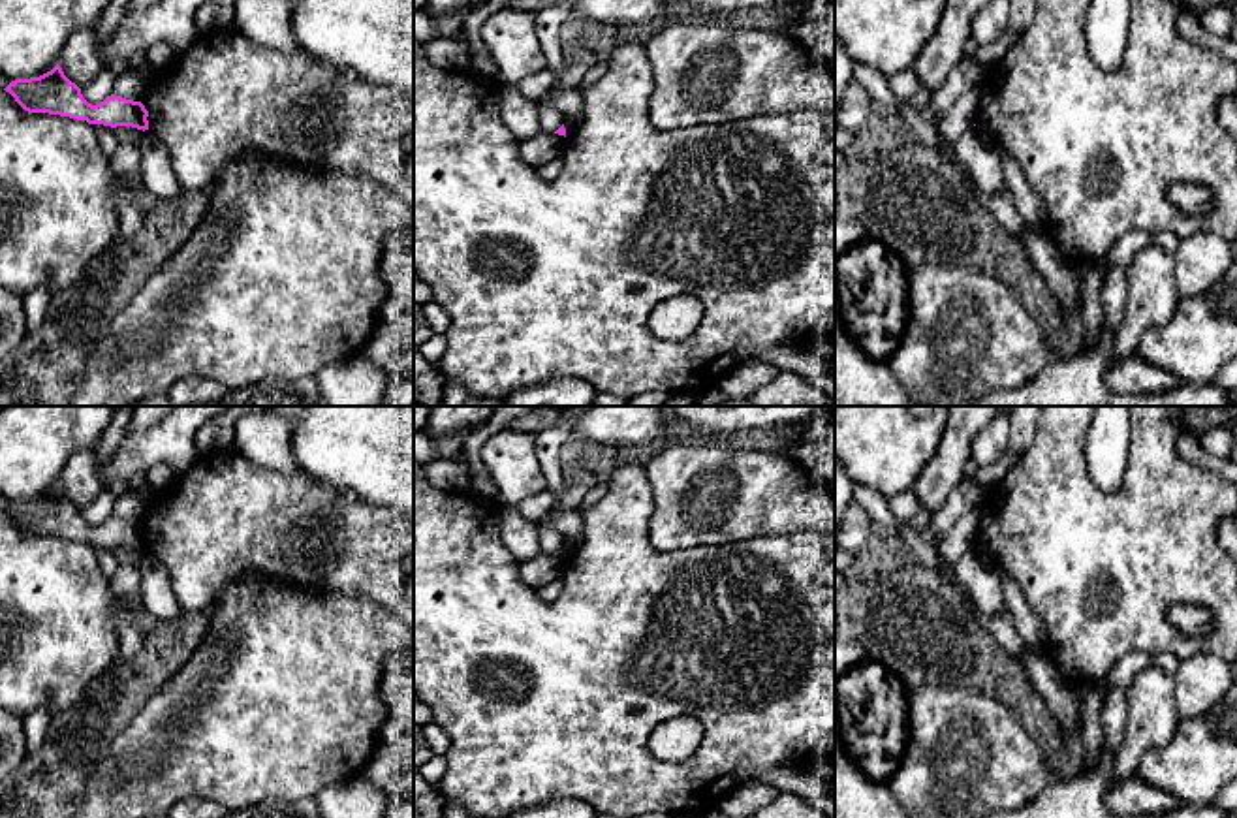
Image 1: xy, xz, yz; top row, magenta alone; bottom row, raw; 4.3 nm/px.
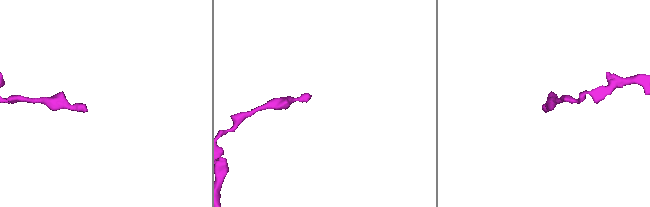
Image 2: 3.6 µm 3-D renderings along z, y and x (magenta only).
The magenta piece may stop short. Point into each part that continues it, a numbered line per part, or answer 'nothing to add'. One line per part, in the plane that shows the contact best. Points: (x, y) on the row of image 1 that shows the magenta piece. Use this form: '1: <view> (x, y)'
nothing to add

